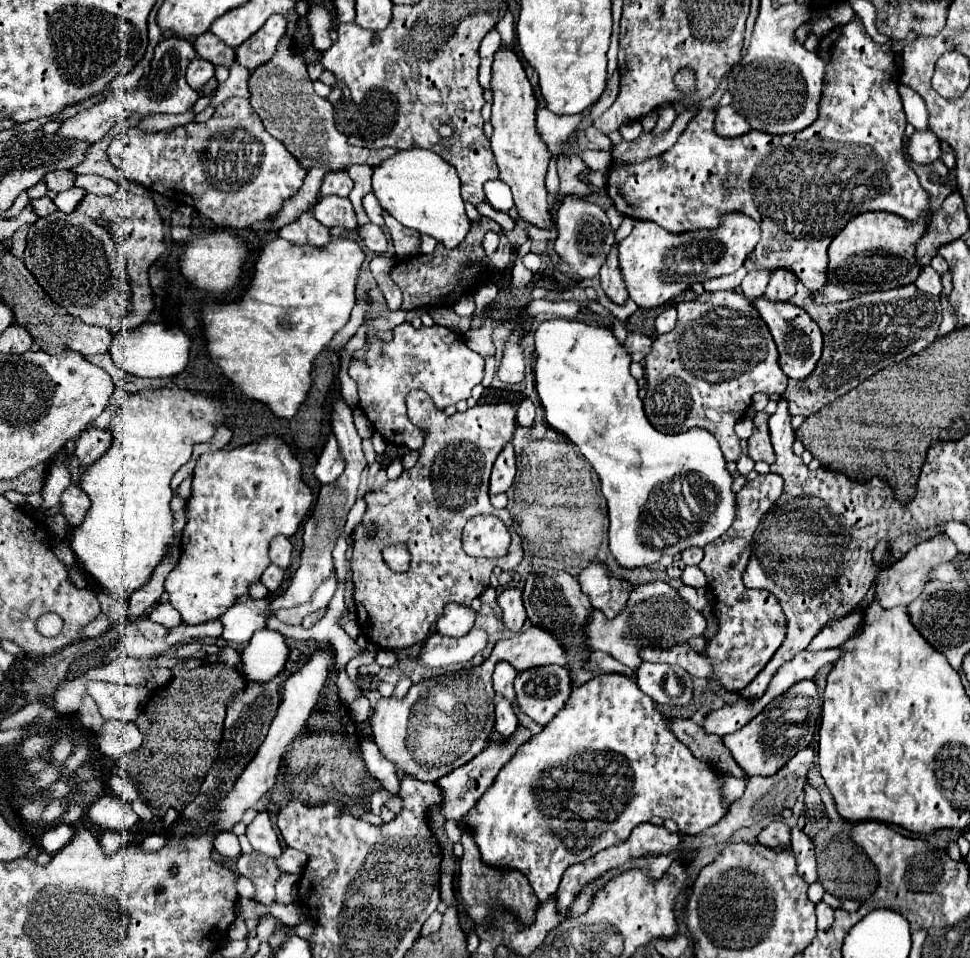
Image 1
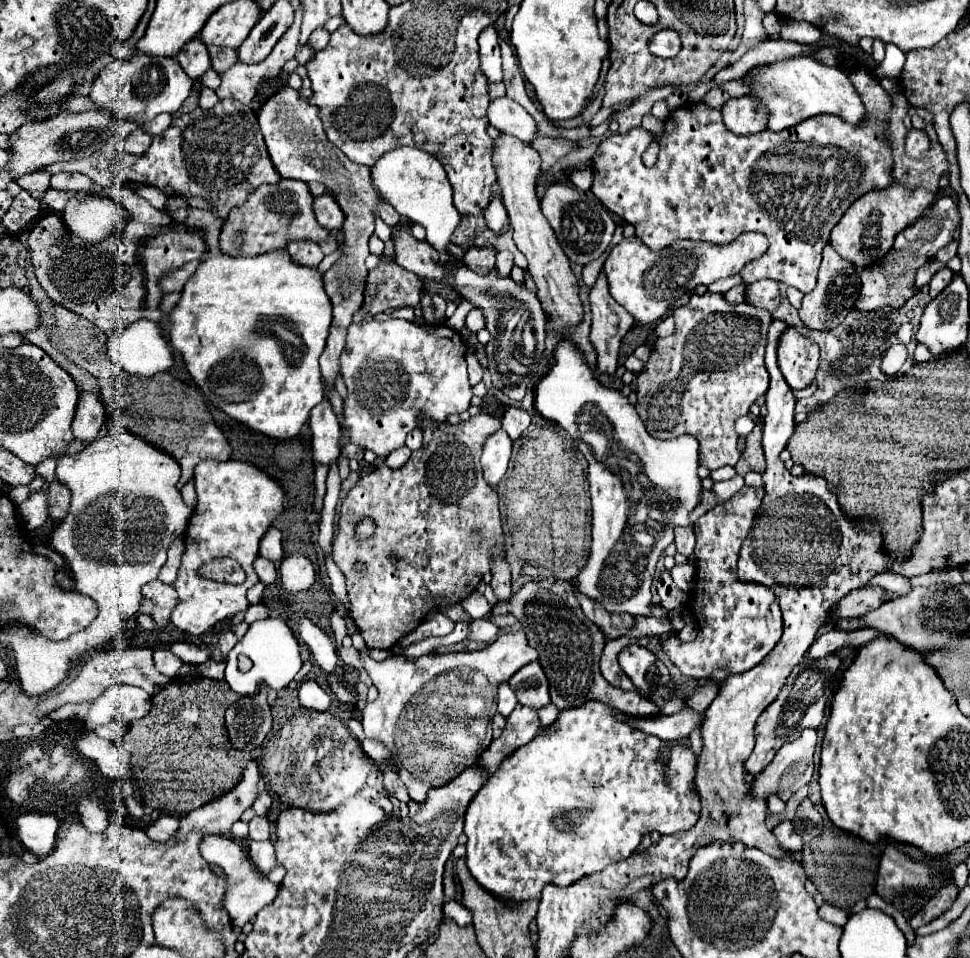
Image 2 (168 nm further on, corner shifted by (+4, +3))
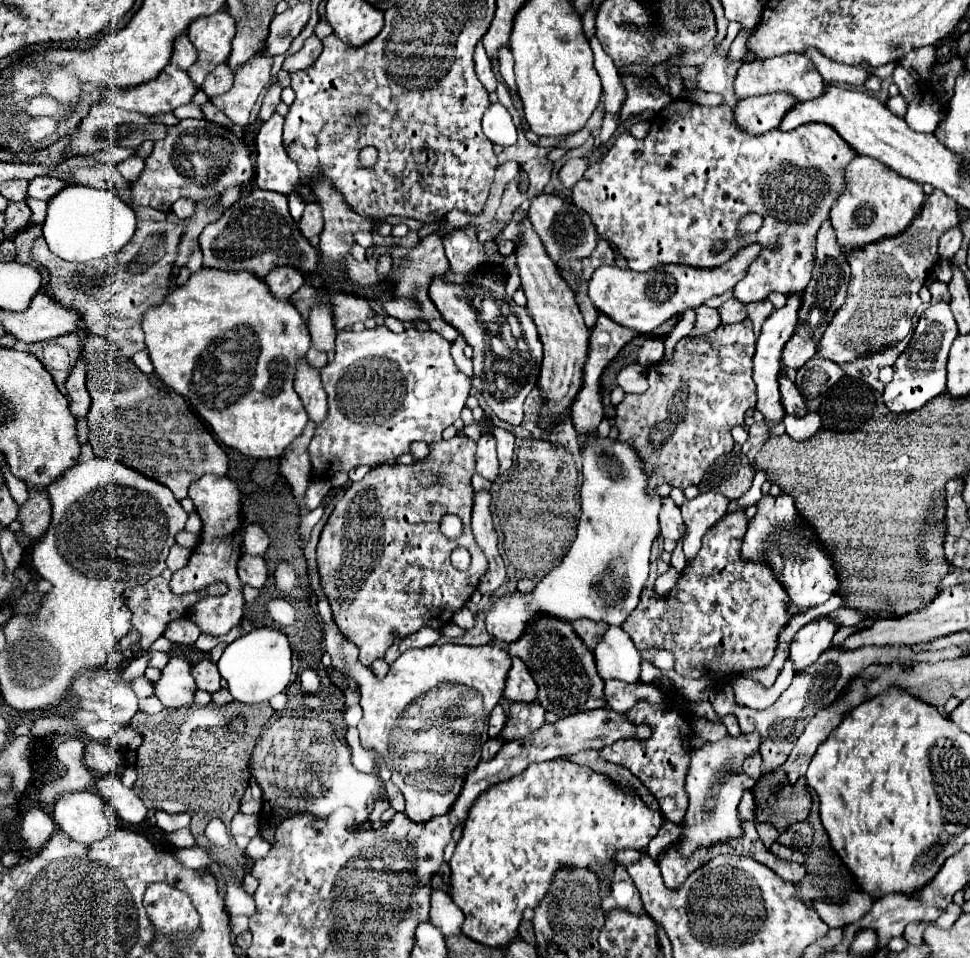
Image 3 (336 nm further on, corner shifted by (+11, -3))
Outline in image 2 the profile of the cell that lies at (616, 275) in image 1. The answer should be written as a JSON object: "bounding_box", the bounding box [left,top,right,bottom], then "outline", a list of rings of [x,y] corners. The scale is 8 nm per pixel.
{"bounding_box":[590,274,634,376],"outline":[[[600,274],[598,282],[590,290],[592,308],[592,332],[590,342],[596,350],[598,374],[612,376],[616,372],[620,342],[634,326],[634,318],[608,294],[608,282]]]}

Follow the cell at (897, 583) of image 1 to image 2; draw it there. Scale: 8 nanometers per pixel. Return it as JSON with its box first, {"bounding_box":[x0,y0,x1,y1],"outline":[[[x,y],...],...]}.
{"bounding_box":[824,588,882,626],"outline":[[[858,588],[852,590],[848,596],[844,596],[830,612],[824,624],[832,624],[836,626],[840,620],[846,618],[860,618],[864,616],[868,610],[876,610],[880,606],[882,600],[882,592],[880,588]]]}

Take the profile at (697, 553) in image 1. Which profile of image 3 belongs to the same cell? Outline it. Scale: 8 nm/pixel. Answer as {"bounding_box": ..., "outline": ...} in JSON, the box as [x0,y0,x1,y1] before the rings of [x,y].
{"bounding_box":[659,496,685,542],"outline":[[[669,496],[663,498],[663,508],[661,508],[661,514],[659,514],[659,524],[661,524],[661,538],[665,538],[665,540],[677,542],[683,536],[683,532],[685,532],[679,506]]]}

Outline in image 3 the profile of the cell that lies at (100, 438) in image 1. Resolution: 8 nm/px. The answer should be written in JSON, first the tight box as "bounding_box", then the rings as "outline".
{"bounding_box":[67,360,91,418],"outline":[[[79,360],[67,378],[67,394],[69,394],[69,410],[75,418],[87,418],[91,408],[91,398],[85,388],[85,362]]]}

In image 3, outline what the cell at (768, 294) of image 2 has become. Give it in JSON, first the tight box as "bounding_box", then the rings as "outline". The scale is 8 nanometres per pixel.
{"bounding_box":[719,298,747,324],"outline":[[[735,298],[727,300],[727,302],[719,308],[719,312],[721,312],[721,322],[723,322],[723,324],[741,322],[741,320],[745,320],[745,318],[747,318],[745,304],[741,304],[741,302],[739,302],[739,300],[735,300]]]}

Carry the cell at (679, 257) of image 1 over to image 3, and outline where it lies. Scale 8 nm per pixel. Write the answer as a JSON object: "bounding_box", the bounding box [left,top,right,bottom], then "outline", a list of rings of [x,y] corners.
{"bounding_box":[589,244,761,334],"outline":[[[749,244],[737,256],[731,256],[731,260],[727,260],[721,268],[689,268],[685,264],[661,264],[657,268],[651,268],[649,272],[633,272],[631,268],[603,264],[593,272],[589,280],[589,298],[595,308],[607,314],[613,322],[625,328],[633,328],[641,334],[649,334],[671,316],[679,316],[687,308],[697,308],[707,298],[731,290],[745,276],[757,252],[761,252],[761,246]]]}

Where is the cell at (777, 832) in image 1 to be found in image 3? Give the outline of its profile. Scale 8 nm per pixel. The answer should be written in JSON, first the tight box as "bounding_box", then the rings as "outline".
{"bounding_box":[771,842,803,862],"outline":[[[773,842],[771,852],[773,852],[775,856],[783,858],[783,860],[791,860],[791,862],[803,862],[803,854],[801,854],[801,852],[797,852],[797,850],[793,850],[793,848],[787,848],[787,846],[779,844],[779,842]]]}

